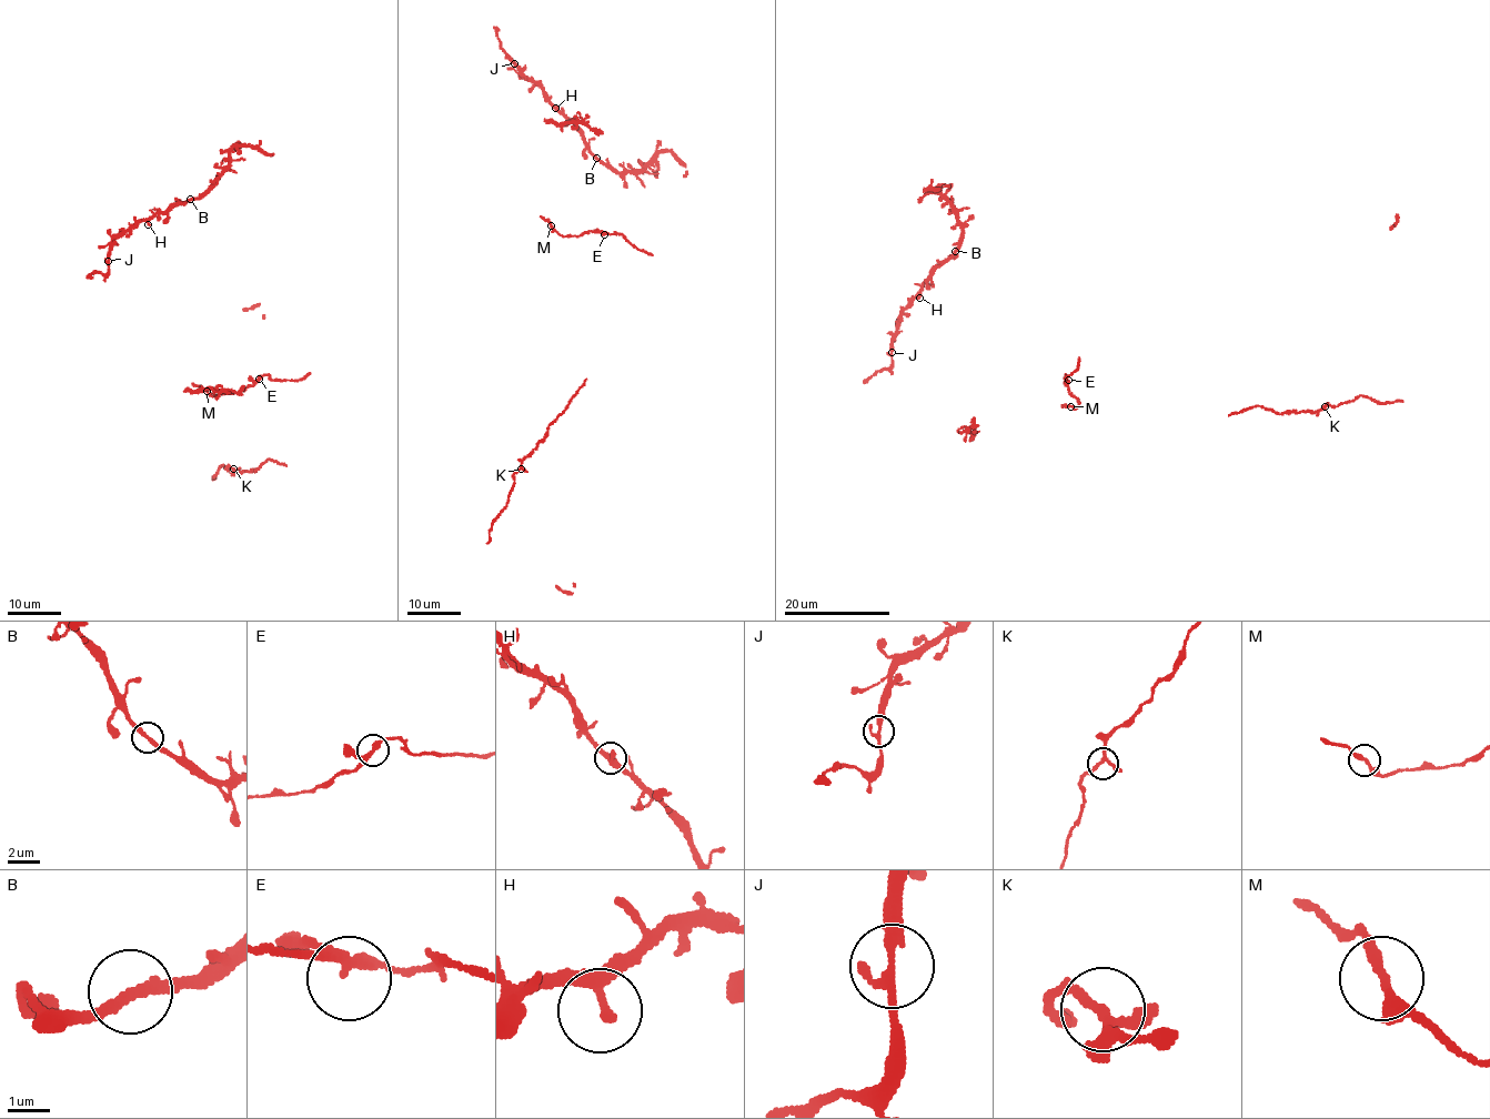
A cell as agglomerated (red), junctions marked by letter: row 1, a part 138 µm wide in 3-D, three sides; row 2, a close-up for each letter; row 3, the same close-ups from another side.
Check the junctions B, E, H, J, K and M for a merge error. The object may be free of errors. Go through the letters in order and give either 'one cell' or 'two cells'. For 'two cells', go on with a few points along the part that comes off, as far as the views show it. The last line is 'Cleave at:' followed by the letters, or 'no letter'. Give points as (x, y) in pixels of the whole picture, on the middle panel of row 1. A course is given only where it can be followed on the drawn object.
B: one cell
E: one cell
H: one cell
J: one cell
K: one cell
M: one cell
Cleave at: no letter

